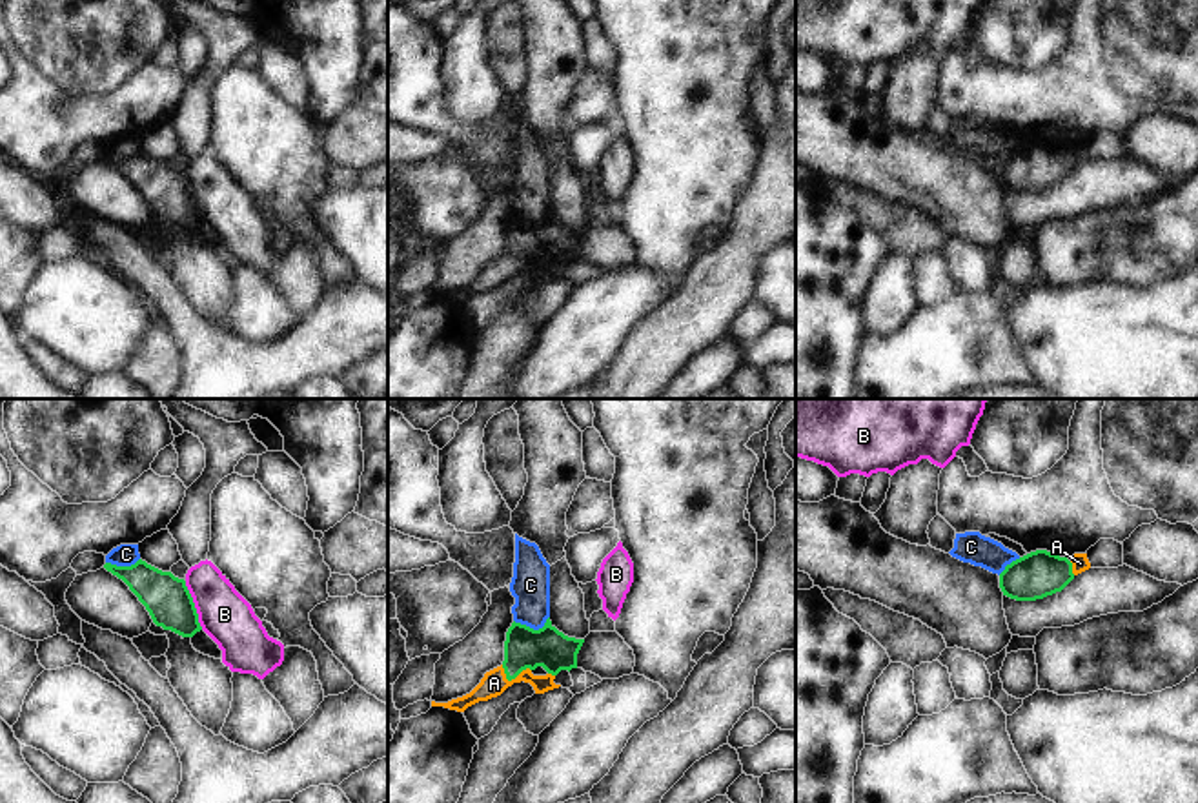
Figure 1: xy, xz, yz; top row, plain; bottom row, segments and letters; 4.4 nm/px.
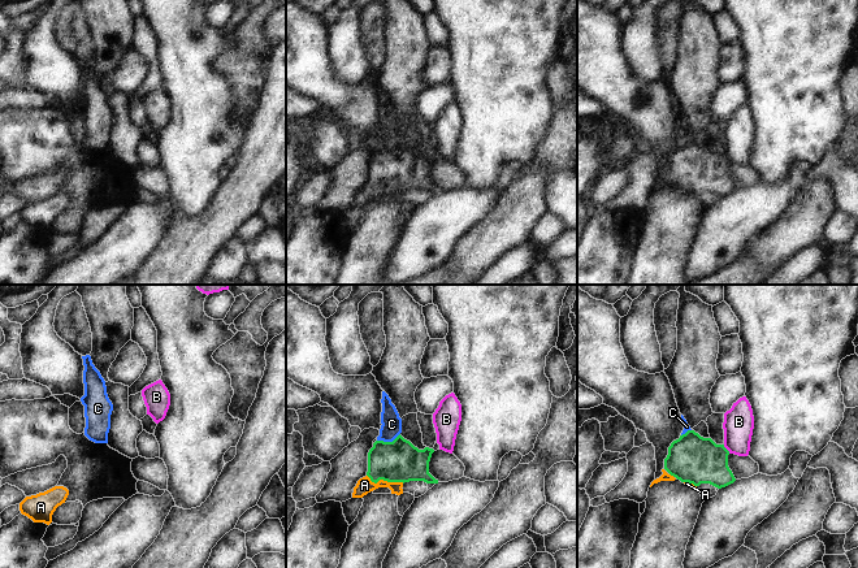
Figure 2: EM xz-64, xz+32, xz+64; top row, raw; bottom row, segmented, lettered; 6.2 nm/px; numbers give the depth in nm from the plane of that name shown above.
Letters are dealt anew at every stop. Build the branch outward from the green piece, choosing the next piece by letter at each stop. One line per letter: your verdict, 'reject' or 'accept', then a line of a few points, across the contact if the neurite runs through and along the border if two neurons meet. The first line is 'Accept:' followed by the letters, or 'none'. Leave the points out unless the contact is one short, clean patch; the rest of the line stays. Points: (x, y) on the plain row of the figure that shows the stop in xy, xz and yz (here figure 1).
Accept: A
A: accept | xz (525, 239), (512, 270), (494, 275)
B: reject
C: reject | xz (548, 208), (538, 221), (514, 212)

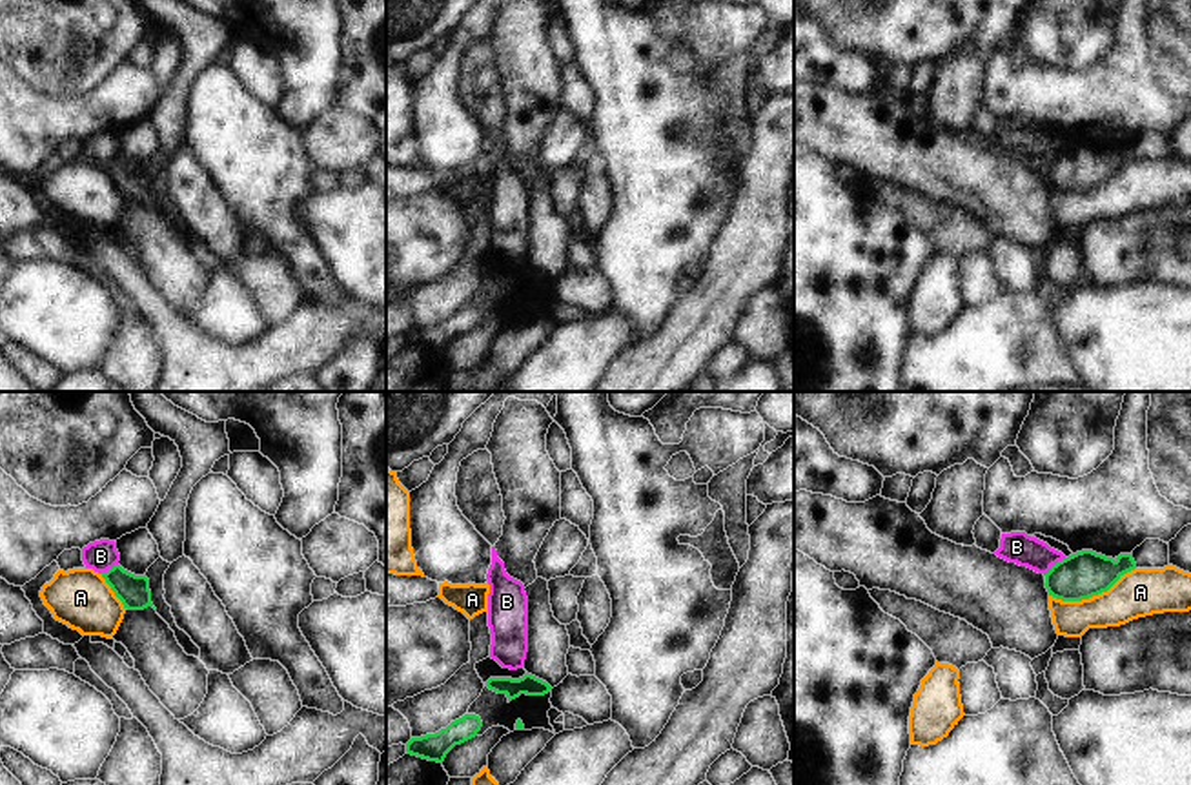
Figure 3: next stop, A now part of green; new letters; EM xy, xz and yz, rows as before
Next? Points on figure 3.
Accept: none
A: reject
B: reject | yz (1066, 150), (1058, 152), (1044, 166)

